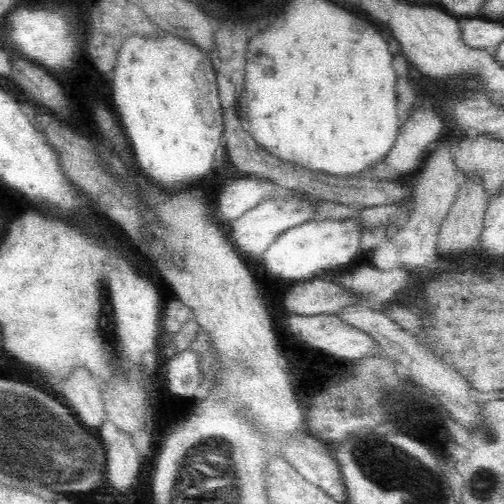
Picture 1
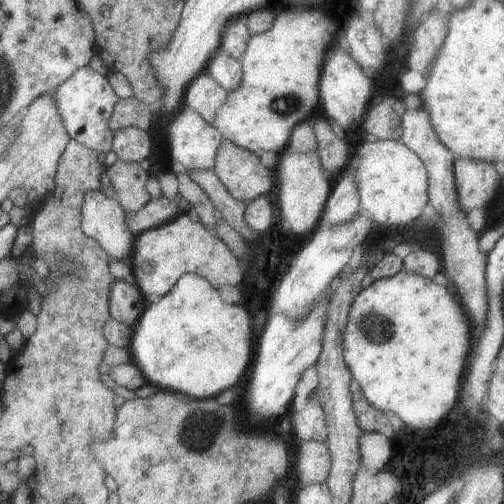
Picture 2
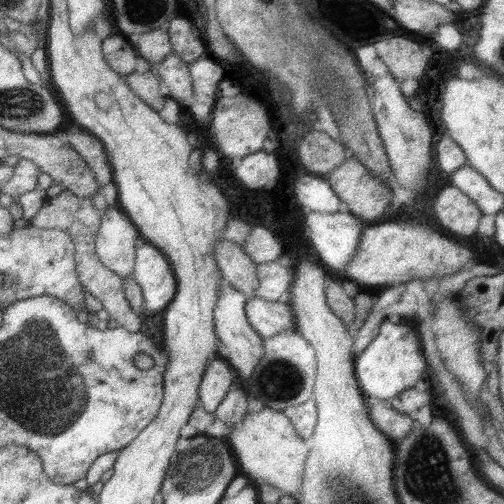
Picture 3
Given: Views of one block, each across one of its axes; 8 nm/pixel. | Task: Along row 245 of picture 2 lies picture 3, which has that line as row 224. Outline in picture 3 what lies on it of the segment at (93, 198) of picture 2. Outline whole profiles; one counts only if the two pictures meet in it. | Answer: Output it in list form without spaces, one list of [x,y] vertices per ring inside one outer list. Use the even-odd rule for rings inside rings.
[[[115,204],[101,212],[101,224],[95,236],[95,254],[103,266],[121,280],[129,278],[135,266],[135,248],[141,234],[129,216]]]

